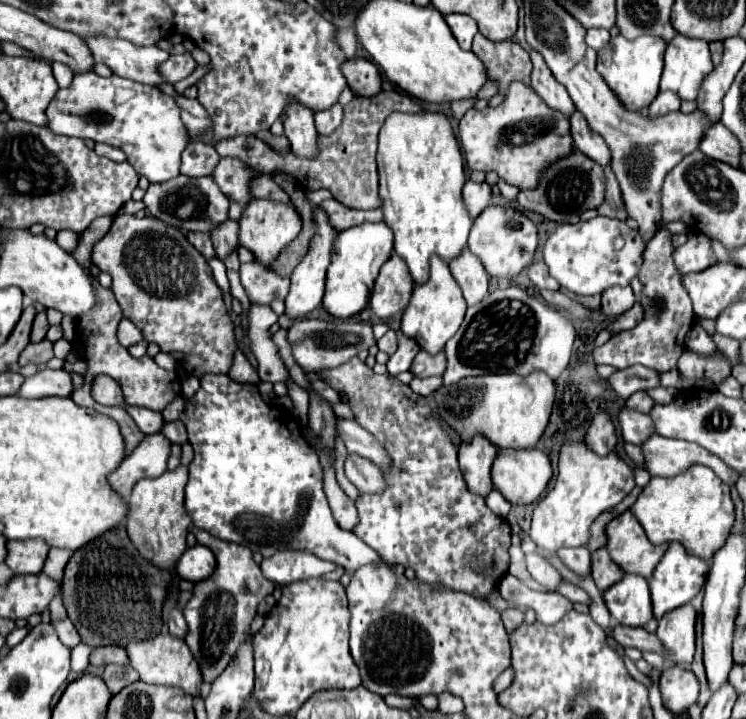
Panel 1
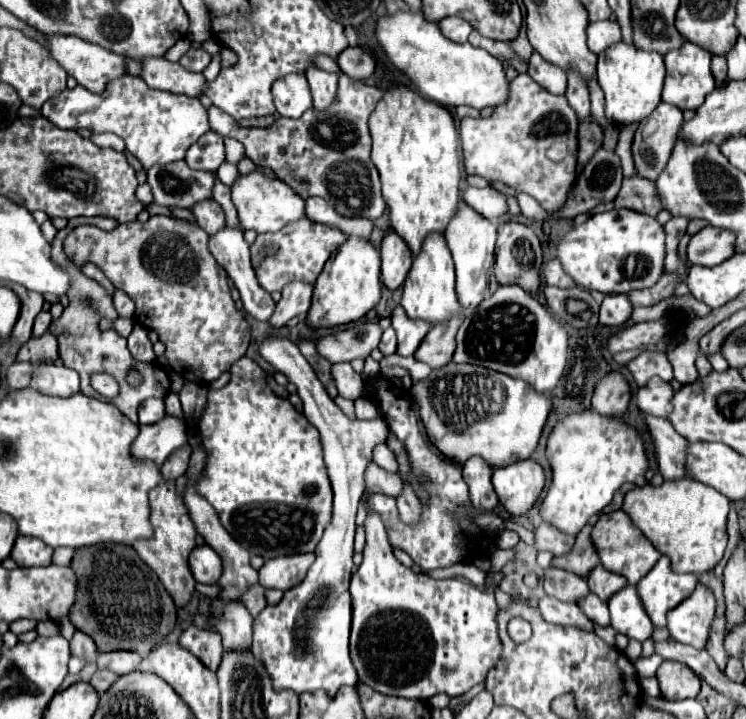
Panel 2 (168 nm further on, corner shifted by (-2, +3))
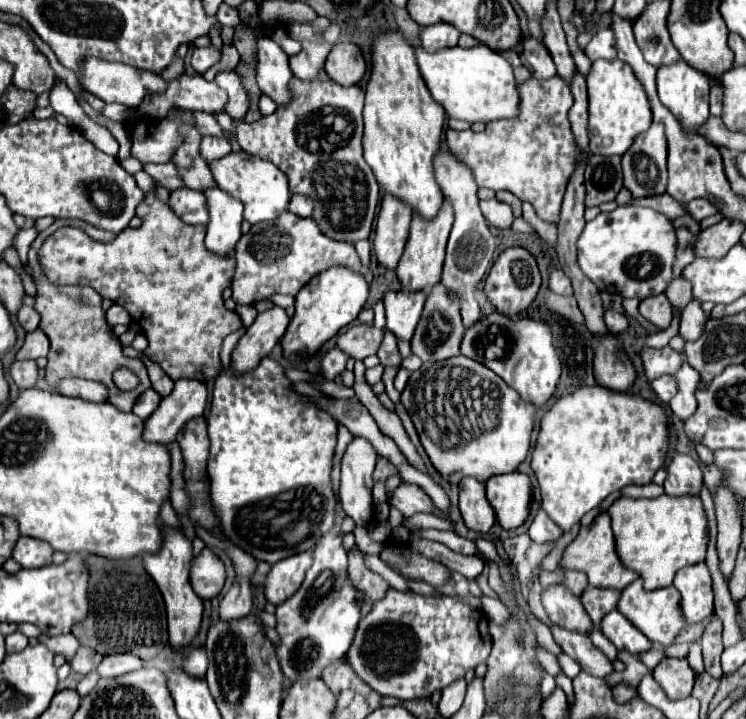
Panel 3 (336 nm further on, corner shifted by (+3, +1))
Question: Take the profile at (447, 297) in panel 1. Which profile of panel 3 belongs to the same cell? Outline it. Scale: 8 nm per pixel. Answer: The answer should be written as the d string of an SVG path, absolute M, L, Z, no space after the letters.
M443 198L441 212L437 212L437 218L427 220L427 218L417 218L417 214L413 214L409 238L407 238L403 256L395 268L397 278L405 290L409 290L409 292L423 290L429 294L429 290L441 280L441 270L443 270L443 260L445 260L445 244L447 244L451 224L453 224L453 208L449 206L449 202L445 202L445 198Z

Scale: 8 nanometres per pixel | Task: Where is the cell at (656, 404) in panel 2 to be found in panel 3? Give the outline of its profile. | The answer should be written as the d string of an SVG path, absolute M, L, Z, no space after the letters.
M671 374L653 380L651 388L655 390L655 394L659 396L659 400L661 400L663 406L669 406L669 400L677 394L677 382L675 382L675 378Z

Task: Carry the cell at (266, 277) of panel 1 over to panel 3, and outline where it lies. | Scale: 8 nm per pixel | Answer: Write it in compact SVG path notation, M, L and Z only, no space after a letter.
M287 210L273 222L259 222L259 226L251 226L251 230L241 236L241 242L237 242L235 260L237 268L231 284L231 298L235 304L253 304L267 300L273 294L295 296L317 272L323 272L331 266L345 266L361 272L361 262L353 244L327 238L319 230L317 222L295 216Z

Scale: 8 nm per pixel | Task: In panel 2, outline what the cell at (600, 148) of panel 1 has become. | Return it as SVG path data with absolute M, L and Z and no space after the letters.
M574 72L568 74L568 90L566 90L566 100L574 108L576 116L580 122L590 120L590 98L588 98L588 86L582 82L580 76Z

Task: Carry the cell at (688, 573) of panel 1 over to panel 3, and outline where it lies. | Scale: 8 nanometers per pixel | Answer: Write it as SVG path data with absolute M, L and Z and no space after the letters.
M637 578L633 584L629 584L619 598L617 610L623 612L629 622L633 622L637 626L637 630L641 630L651 642L657 642L661 646L671 646L675 642L675 638L679 636L679 632L685 628L685 618L681 614L681 598L675 586L667 586L667 588L659 588L659 590L643 590L641 580Z

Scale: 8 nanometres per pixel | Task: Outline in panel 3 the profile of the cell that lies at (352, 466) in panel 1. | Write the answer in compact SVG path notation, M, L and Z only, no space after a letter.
M399 484L391 496L391 504L403 514L403 516L413 516L415 512L435 512L435 504L431 498L417 486L417 484Z

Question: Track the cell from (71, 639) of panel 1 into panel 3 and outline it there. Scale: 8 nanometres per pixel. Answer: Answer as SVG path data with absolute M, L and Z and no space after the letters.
M81 646L69 664L71 664L71 668L73 668L77 674L83 674L83 676L85 676L85 674L89 674L91 670L95 670L95 668L99 666L101 658L103 658L103 656L97 654L95 650L89 650L89 648Z

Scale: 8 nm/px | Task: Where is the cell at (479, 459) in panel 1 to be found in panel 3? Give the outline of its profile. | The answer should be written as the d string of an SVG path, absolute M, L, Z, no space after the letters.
M463 478L459 482L459 510L465 526L473 532L487 534L495 524L495 512L485 496L485 484L475 478Z

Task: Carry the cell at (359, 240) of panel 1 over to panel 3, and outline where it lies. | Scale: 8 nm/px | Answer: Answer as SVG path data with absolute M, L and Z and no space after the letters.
M335 266L321 274L317 274L311 282L307 282L299 294L295 296L295 314L289 322L287 332L281 338L283 356L291 360L291 354L315 356L317 350L333 338L343 326L353 322L361 312L365 300L369 296L369 286L361 274L355 274L349 268Z

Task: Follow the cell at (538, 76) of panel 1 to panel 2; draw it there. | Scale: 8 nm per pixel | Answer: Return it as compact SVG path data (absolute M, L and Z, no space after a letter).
M532 54L530 66L528 66L528 76L534 78L542 88L546 88L552 94L564 94L566 92L566 72L558 66L552 66L546 62L540 54Z

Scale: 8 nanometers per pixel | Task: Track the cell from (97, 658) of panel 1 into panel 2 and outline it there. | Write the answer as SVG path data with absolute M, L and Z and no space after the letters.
M102 652L98 654L98 668L108 668L116 674L134 672L140 662L136 652Z

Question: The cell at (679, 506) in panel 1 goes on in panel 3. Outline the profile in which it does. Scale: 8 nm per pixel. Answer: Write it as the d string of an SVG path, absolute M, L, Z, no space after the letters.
M663 494L653 500L621 496L609 506L607 514L611 516L617 556L629 570L639 574L645 590L671 586L677 570L705 560L709 530L701 498L697 496L671 498Z

